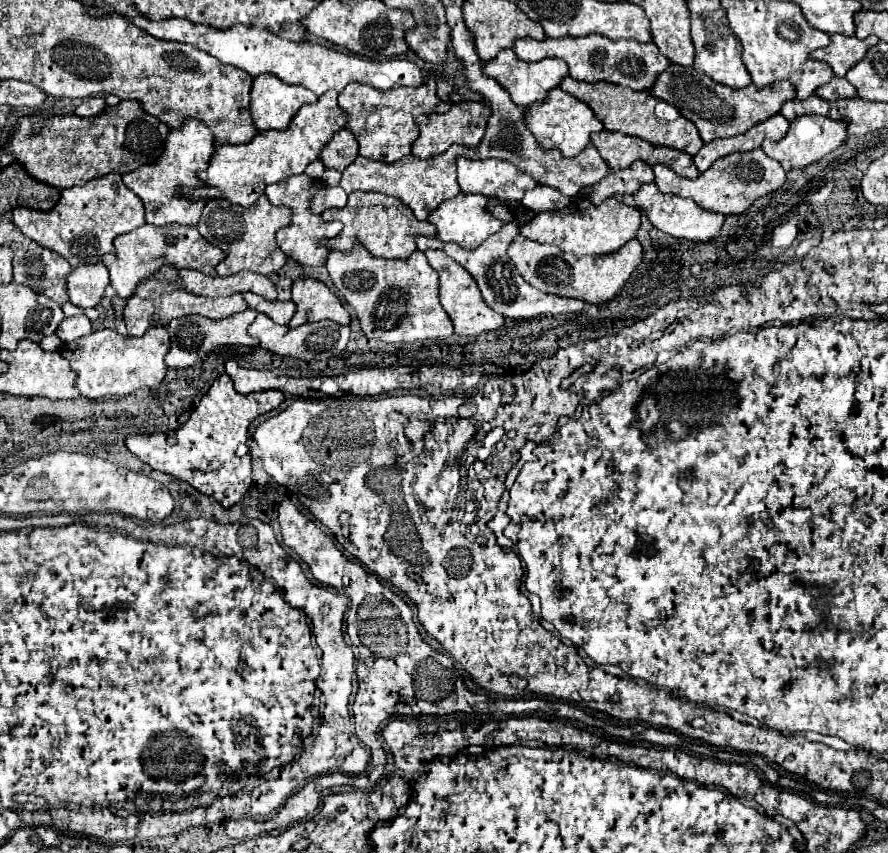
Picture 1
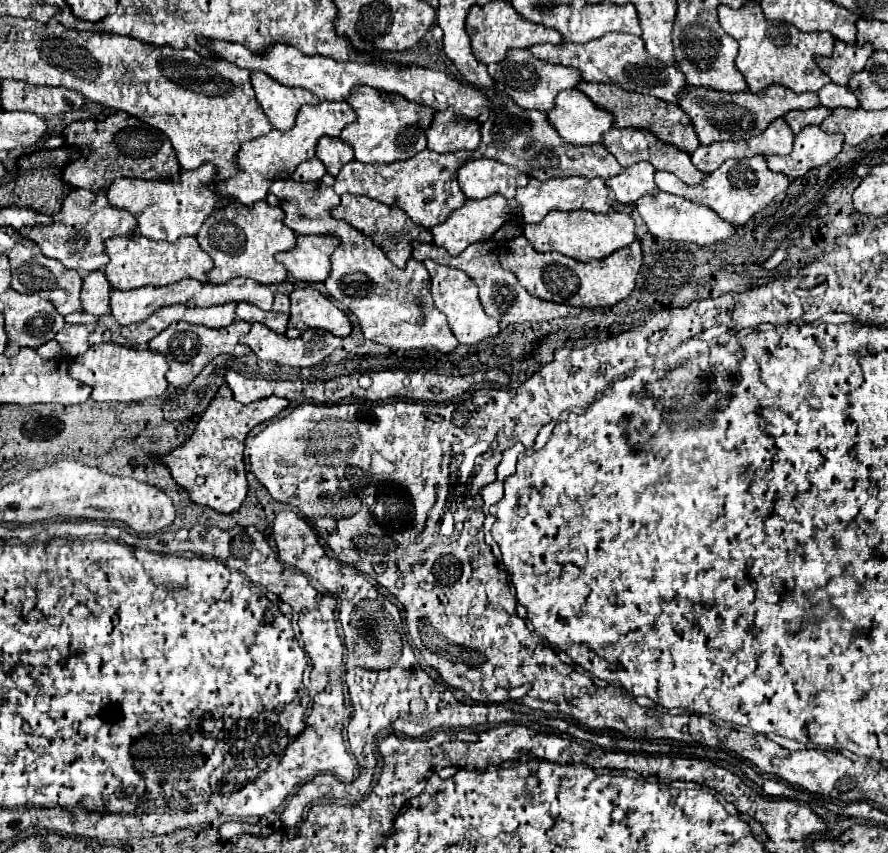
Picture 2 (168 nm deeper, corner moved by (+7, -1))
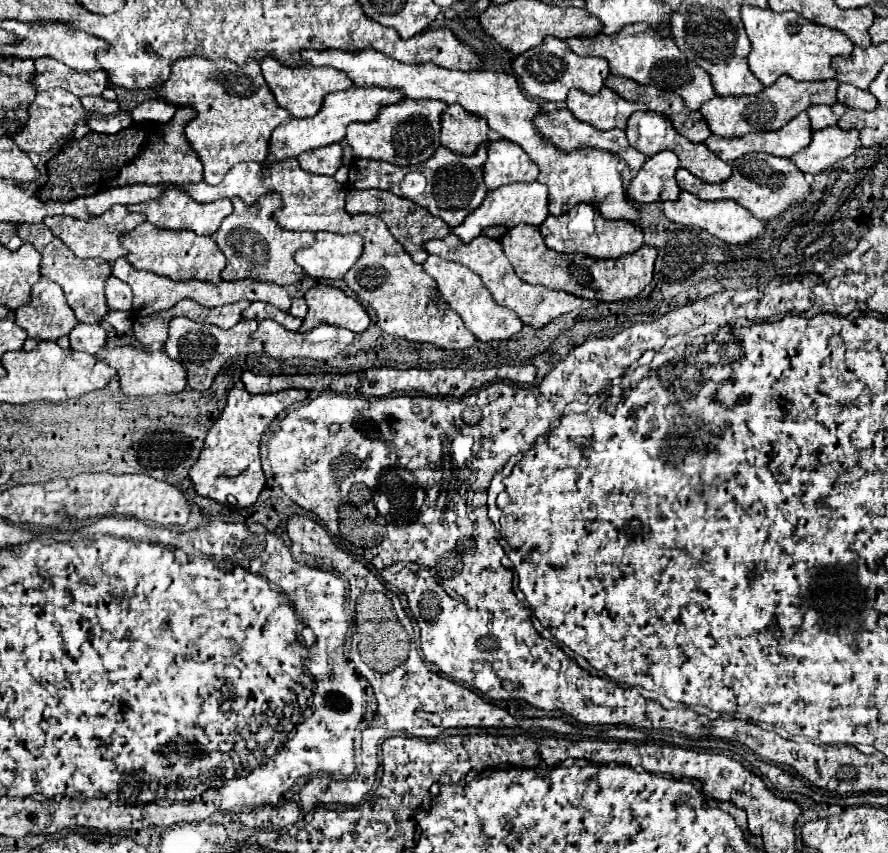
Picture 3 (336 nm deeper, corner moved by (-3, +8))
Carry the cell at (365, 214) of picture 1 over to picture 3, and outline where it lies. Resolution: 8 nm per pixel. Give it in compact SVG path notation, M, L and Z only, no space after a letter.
M350 188L346 192L346 210L350 214L366 212L366 214L380 216L386 222L386 226L392 232L392 236L404 246L404 250L412 256L412 260L416 264L422 264L428 258L428 252L422 248L424 242L434 240L434 238L444 238L450 232L450 228L448 228L448 224L444 224L444 220L432 216L426 208L420 208L418 204L414 204L410 200L404 200L404 198L400 198L400 196L396 196L396 194L388 192L388 190L358 190L358 188Z

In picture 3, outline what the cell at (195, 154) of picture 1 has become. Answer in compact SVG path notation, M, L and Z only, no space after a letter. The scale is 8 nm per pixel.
M170 190L166 192L162 198L158 200L148 200L144 204L136 204L136 206L128 206L128 210L132 212L142 212L146 214L148 222L152 222L154 226L162 228L162 230L192 230L200 236L212 236L216 234L216 230L220 228L222 220L232 214L232 202L228 198L218 198L214 202L208 202L208 204L198 204L194 202L192 198L184 196L184 192L176 192L176 190Z

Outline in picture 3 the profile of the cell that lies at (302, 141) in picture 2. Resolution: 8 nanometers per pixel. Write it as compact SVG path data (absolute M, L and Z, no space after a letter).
M352 86L350 90L344 90L344 92L332 92L324 98L324 104L314 118L290 118L288 122L280 124L272 132L270 156L264 162L264 166L268 168L276 160L286 160L286 158L298 156L306 150L314 150L314 148L322 148L322 146L340 142L344 138L346 126L350 122L370 122L378 116L382 106L396 104L404 98L406 98L404 92L398 88L380 88L380 86Z

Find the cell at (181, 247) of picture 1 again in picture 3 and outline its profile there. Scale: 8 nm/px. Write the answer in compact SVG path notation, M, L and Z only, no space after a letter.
M140 224L128 236L124 236L124 246L128 248L128 262L138 270L148 270L172 280L204 280L218 284L220 272L226 266L226 258L210 236L196 236L194 232L164 232L154 224Z

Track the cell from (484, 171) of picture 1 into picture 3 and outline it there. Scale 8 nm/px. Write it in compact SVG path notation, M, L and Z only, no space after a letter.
M496 140L488 144L488 160L484 164L484 182L490 190L496 190L512 182L534 182L538 168L528 160L528 154L508 140Z

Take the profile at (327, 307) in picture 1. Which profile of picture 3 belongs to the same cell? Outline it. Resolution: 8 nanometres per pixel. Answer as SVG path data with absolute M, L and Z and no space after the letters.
M318 284L310 288L304 298L308 302L308 314L300 332L310 332L320 324L334 324L360 334L370 326L370 316L364 306L338 288Z

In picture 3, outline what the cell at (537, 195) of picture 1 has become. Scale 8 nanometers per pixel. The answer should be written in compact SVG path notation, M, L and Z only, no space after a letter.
M302 52L302 58L310 66L332 66L350 76L356 86L382 86L382 88L400 88L408 98L432 98L446 104L460 104L464 110L482 116L488 126L498 132L502 138L516 142L522 150L536 162L540 168L538 182L548 186L548 206L552 216L560 216L572 210L576 204L592 204L608 220L626 220L640 224L640 212L632 206L628 194L624 192L622 174L618 172L620 158L612 152L582 146L576 152L564 152L548 142L534 126L534 118L542 114L542 106L536 100L530 100L522 94L518 78L506 72L476 70L444 70L436 64L404 64L382 52Z

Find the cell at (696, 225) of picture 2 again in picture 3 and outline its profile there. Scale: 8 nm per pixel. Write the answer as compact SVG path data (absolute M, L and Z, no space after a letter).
M686 190L680 194L680 200L664 202L664 204L662 204L662 210L664 210L664 214L666 214L672 222L678 222L678 224L684 224L684 226L702 228L702 230L710 232L712 236L720 238L720 240L726 242L726 244L746 244L746 242L758 238L760 234L764 234L764 230L766 230L766 222L754 218L750 210L746 210L744 206L740 208L740 204L734 202L734 200L706 202L706 200L700 200L698 196L686 192Z

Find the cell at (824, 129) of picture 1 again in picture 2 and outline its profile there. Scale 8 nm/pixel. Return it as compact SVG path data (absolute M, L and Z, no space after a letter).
M818 125L804 127L796 139L790 155L768 155L766 163L772 171L784 173L788 177L802 177L810 169L828 163L842 149L840 133L826 133Z

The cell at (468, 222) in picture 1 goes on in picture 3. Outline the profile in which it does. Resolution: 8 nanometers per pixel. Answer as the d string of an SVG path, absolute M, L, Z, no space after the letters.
M540 182L508 184L508 186L500 186L496 190L490 190L488 200L484 200L484 204L476 212L472 212L472 216L468 216L468 220L464 220L464 224L460 224L460 228L454 228L452 232L456 236L460 236L464 242L472 242L488 226L514 228L522 223L540 226L546 216L548 216L548 188L544 188L544 184L540 184Z

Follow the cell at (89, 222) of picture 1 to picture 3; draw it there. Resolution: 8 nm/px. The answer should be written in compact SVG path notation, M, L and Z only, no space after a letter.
M112 206L108 212L104 212L104 216L94 216L92 220L76 220L70 216L52 216L46 218L44 224L52 230L54 236L58 236L64 244L68 244L68 248L80 256L80 258L102 258L108 262L114 262L118 258L124 258L128 254L128 250L122 246L120 238L128 232L132 232L138 224L146 222L144 214L134 214L128 212L126 206Z

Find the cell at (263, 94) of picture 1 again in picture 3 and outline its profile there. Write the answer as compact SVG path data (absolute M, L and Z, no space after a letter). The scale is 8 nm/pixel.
M270 56L262 60L262 74L264 74L264 80L270 86L278 106L288 110L296 118L316 116L326 94L338 92L338 90L348 90L352 86L352 80L344 72L340 72L336 68L328 68L328 66L320 66L320 68L314 68L314 66L288 68L288 66L276 62Z

